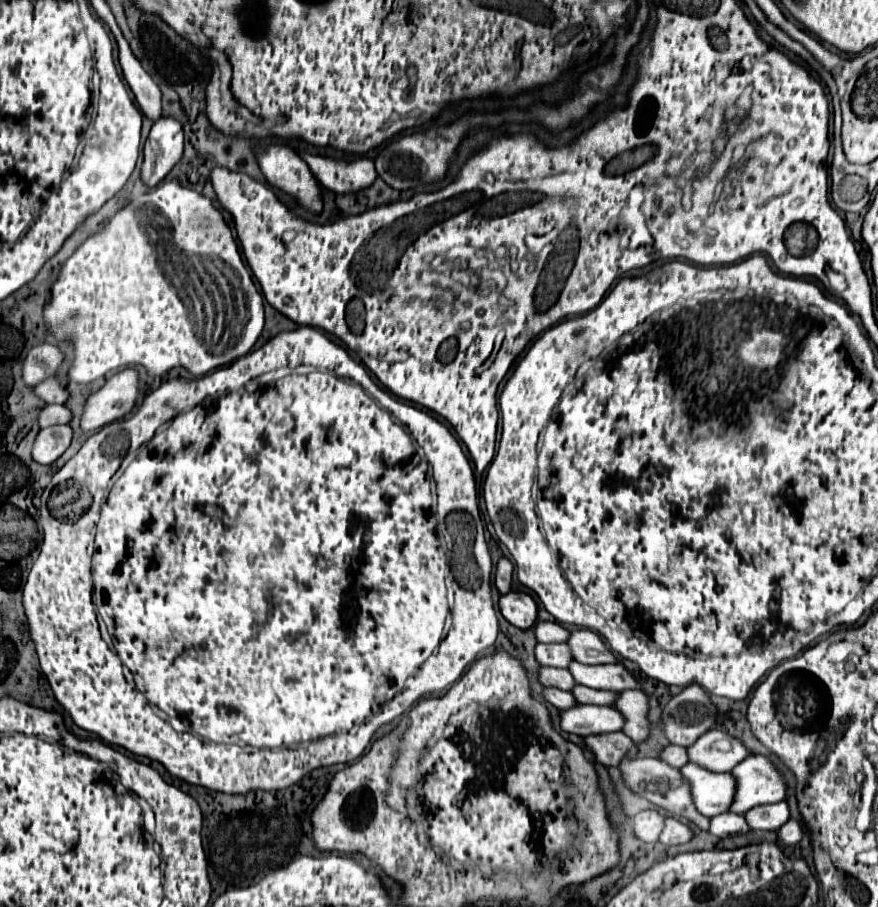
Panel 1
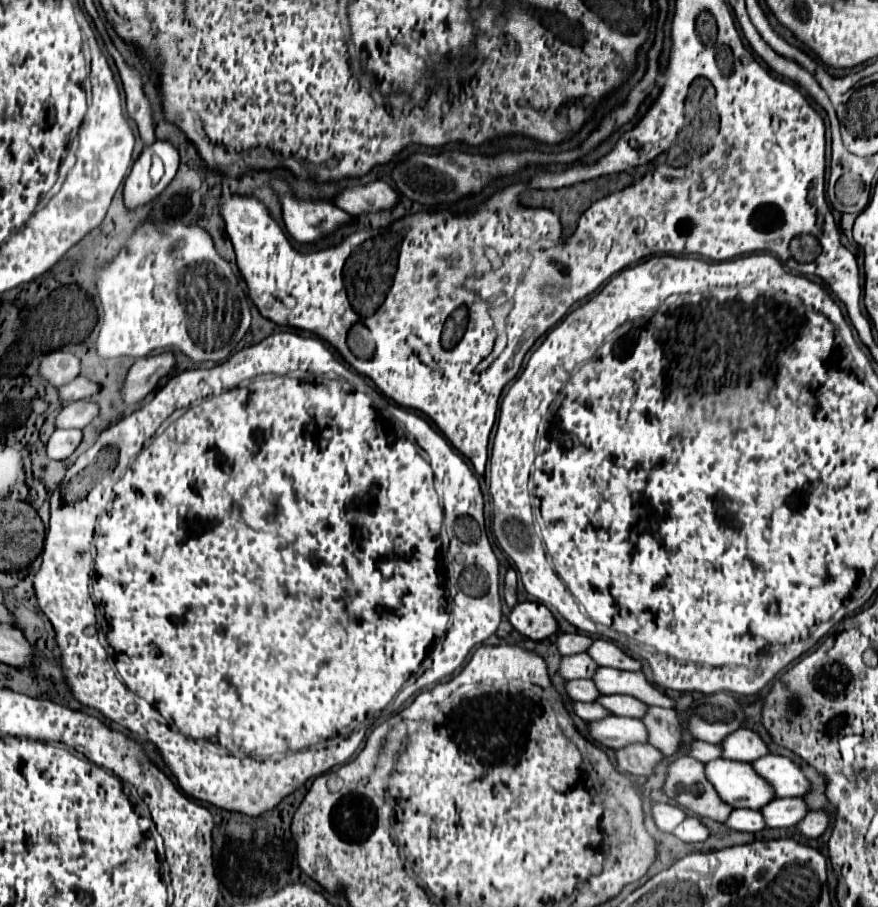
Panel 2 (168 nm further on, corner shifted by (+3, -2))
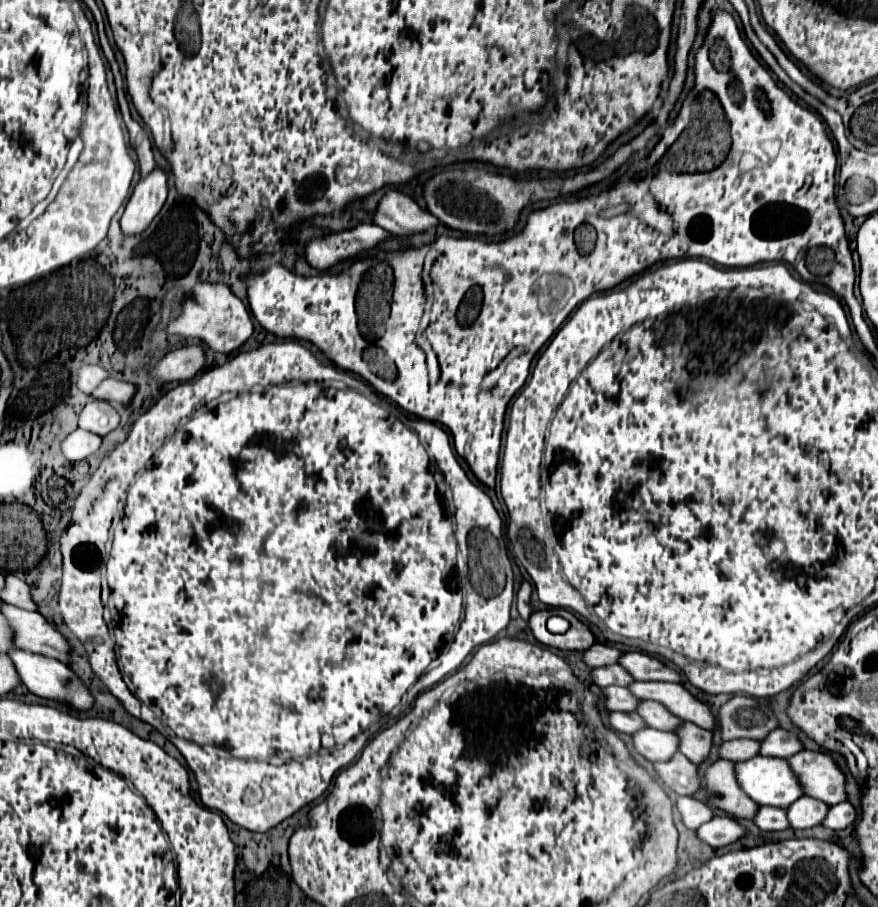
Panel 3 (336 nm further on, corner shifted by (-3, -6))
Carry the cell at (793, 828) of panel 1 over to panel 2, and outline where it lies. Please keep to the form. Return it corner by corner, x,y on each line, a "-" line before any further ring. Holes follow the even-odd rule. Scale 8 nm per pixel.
810,811
798,825
796,825
796,831
802,835
802,837
808,837
808,839
816,839
824,833
826,825
830,821
830,815
826,811

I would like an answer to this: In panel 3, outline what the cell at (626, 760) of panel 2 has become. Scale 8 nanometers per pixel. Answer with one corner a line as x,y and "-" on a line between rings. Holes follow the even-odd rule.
680,753
672,761
654,763
654,767
664,785
676,791
678,795
692,795
698,793
702,787
702,777
698,775
698,767

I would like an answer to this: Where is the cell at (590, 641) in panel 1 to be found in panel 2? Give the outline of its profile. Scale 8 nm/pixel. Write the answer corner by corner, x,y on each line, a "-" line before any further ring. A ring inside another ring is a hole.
600,637
594,639
592,645
586,649
586,653
592,657
596,665
624,669
624,671
640,671
640,661
626,655
618,645
614,645
608,639
600,639

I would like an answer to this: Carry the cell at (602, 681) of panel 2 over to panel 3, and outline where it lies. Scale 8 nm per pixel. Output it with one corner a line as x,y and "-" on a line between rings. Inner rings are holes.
634,681
628,687
638,699
652,699
668,707
676,717
684,721
692,721
704,729
716,729
716,717
710,707
690,695
680,683
664,683
664,681

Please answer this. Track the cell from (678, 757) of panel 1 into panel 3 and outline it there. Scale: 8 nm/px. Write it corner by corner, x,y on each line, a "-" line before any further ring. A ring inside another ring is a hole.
736,739
736,741
726,741
720,747
720,757
732,759
732,761
746,761
760,751
760,743
756,739

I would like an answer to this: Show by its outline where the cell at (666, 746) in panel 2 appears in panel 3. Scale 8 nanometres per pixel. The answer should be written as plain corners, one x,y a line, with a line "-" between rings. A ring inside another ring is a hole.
682,723
676,733
680,737
680,753
684,753
696,765
706,761
712,747
712,731
706,731
694,723

